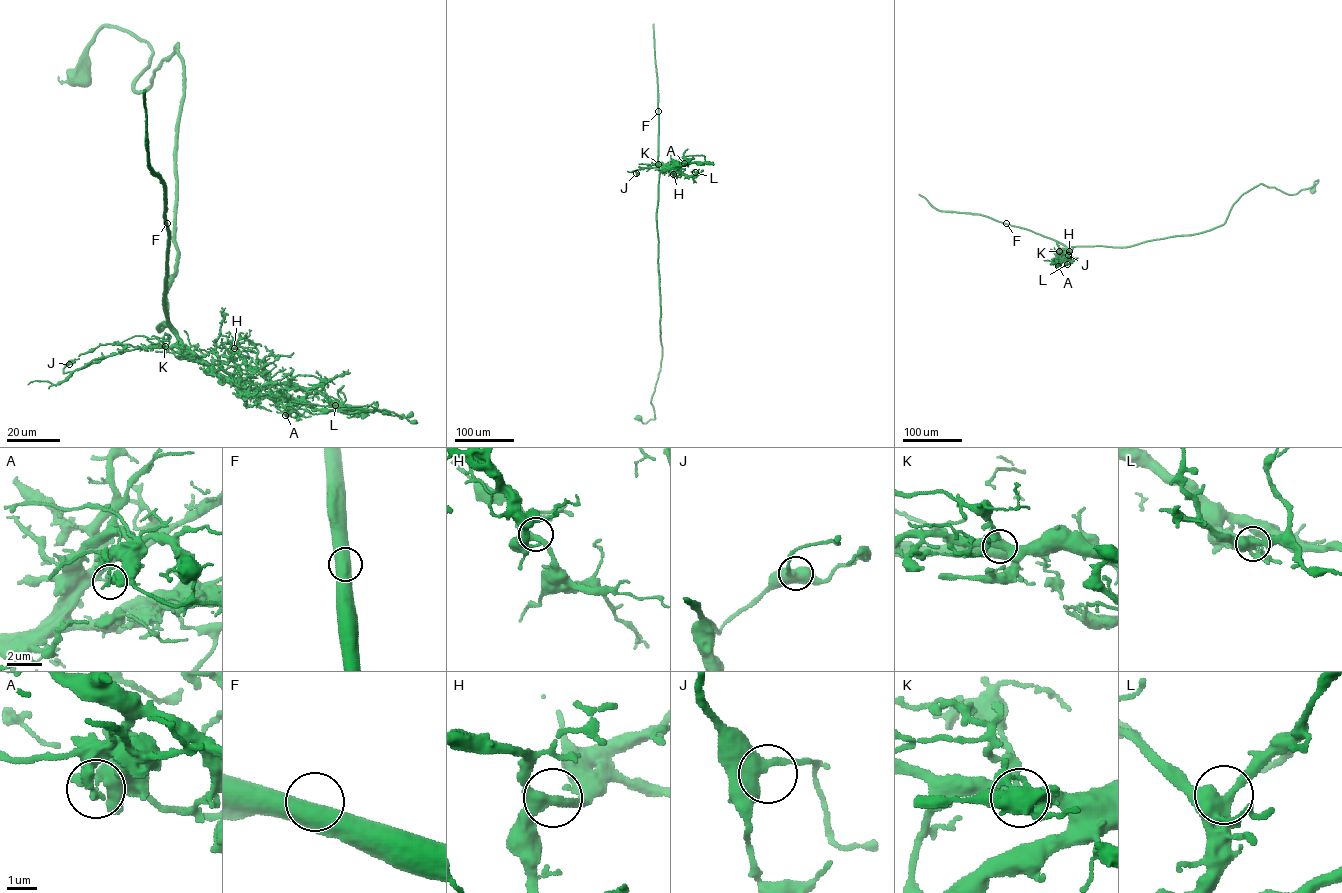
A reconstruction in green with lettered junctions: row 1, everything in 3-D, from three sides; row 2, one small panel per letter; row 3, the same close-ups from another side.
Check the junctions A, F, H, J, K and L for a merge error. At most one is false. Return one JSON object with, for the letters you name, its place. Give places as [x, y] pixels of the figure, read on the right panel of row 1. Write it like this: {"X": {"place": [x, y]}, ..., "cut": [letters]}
{"A": {"place": [1058, 266]}, "cut": ["A"]}

